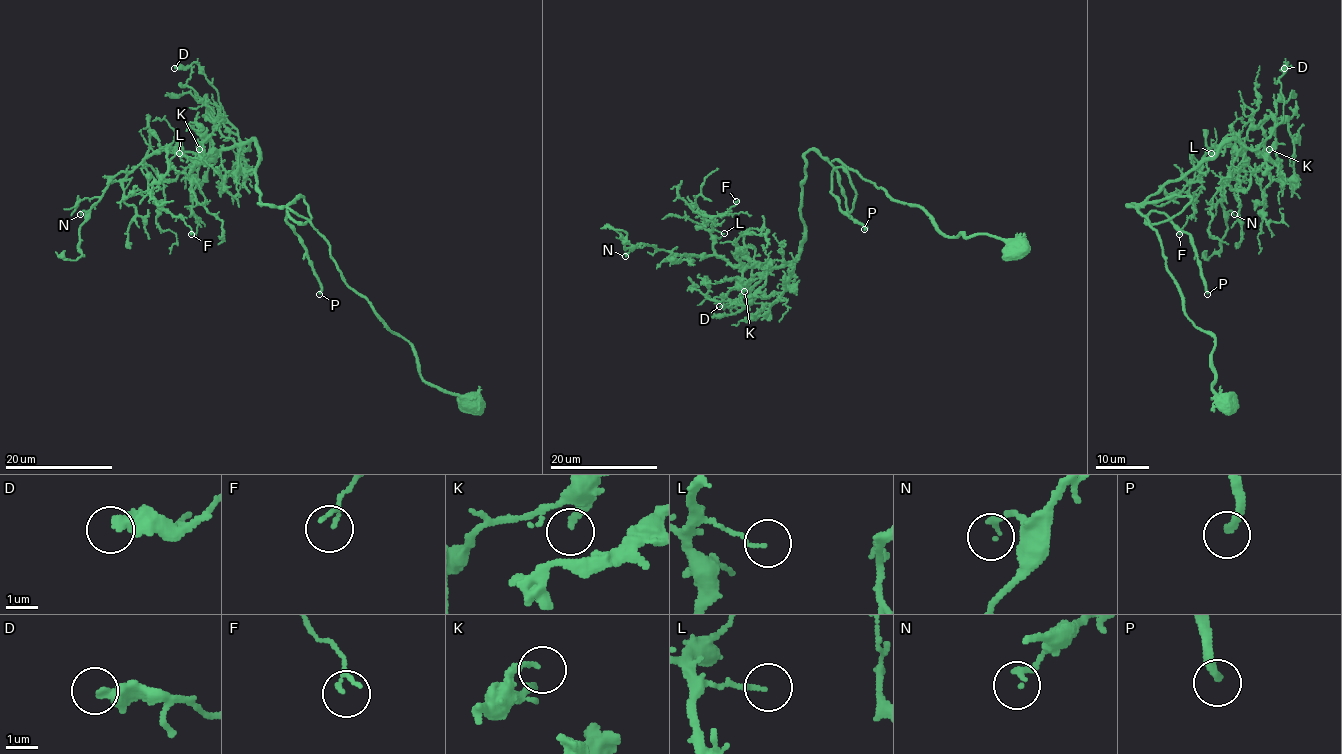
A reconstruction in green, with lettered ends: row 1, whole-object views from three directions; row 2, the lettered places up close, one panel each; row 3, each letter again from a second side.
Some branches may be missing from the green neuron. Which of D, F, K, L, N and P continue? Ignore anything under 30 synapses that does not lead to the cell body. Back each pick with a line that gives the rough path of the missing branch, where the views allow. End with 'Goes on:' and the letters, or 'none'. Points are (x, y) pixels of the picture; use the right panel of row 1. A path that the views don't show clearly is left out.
P: missing branch runs (1207, 294), (1219, 290), (1227, 296), (1227, 319), (1272, 335), (1269, 345), (1258, 298), (1264, 284), (1276, 283)
Goes on: P

